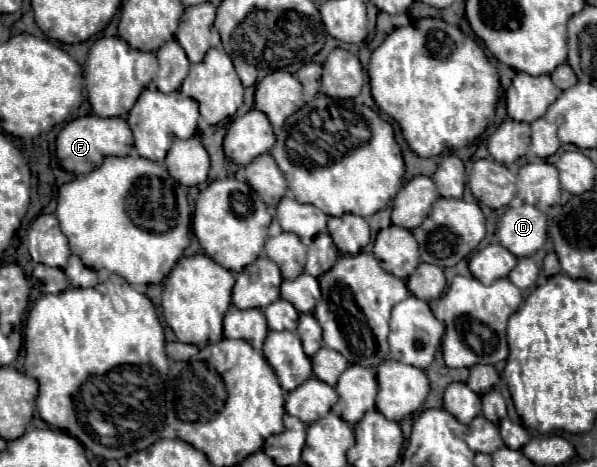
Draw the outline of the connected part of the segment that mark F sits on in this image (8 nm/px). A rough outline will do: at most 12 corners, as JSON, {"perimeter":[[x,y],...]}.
{"perimeter":[[95,115],[67,123],[55,139],[61,167],[91,173],[109,155],[125,157],[125,119]]}

